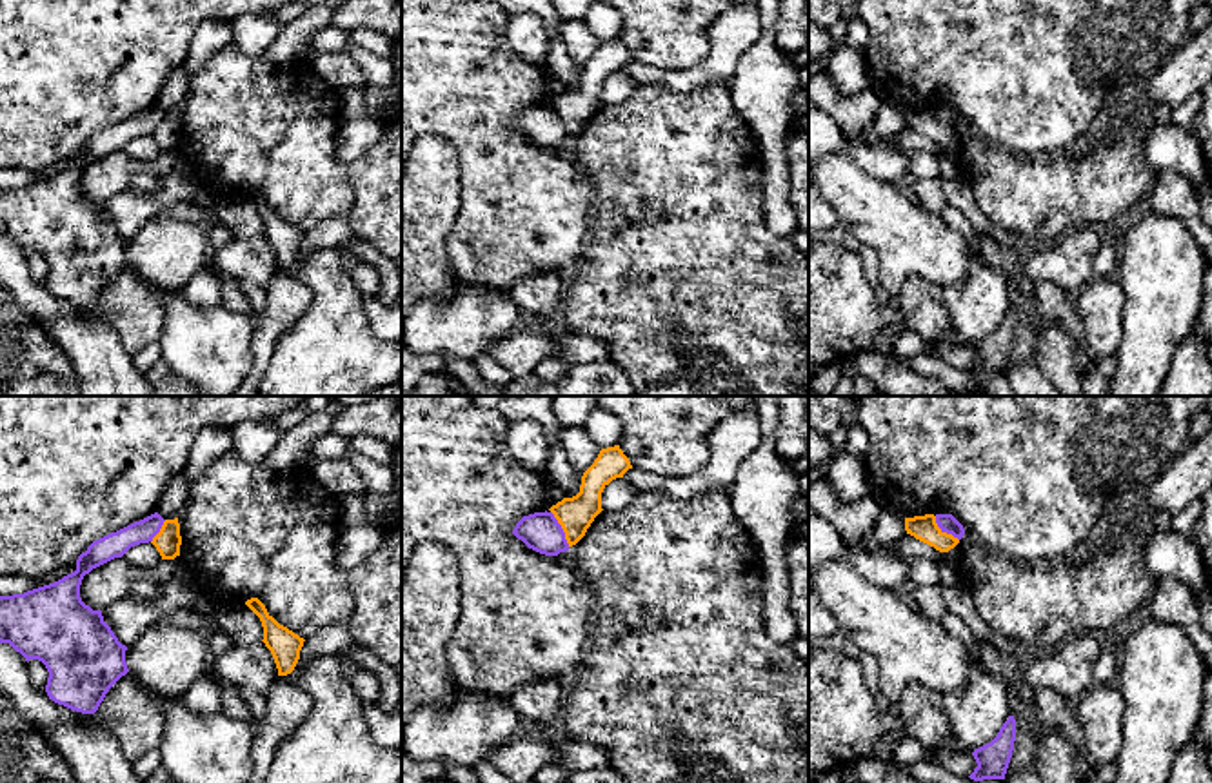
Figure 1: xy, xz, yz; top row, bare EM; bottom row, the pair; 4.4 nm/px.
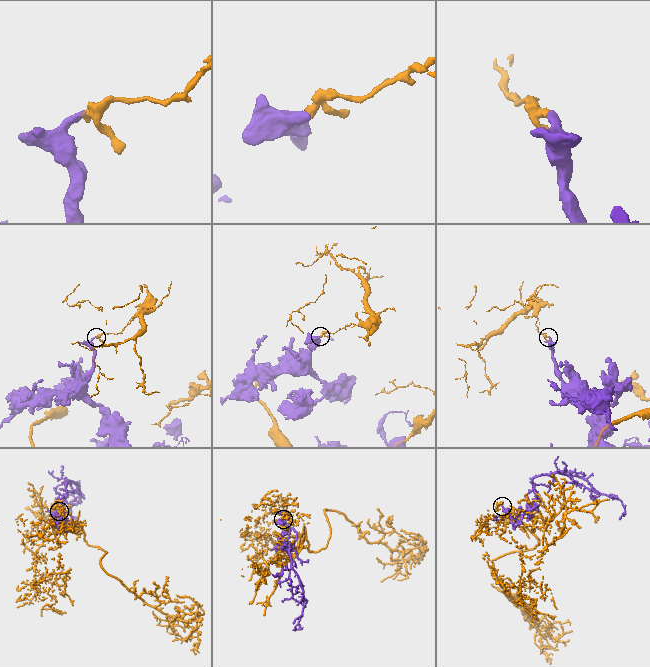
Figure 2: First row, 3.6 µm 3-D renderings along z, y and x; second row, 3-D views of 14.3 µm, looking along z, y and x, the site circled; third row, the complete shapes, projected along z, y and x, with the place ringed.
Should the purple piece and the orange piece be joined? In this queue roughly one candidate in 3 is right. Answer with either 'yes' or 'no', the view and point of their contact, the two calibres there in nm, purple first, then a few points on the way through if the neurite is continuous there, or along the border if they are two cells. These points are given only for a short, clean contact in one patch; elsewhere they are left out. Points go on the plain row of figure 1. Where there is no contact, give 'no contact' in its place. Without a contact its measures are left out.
no; contact xz (562, 122); calibres 170 and 160 nm; border xz (551, 104), (569, 138)

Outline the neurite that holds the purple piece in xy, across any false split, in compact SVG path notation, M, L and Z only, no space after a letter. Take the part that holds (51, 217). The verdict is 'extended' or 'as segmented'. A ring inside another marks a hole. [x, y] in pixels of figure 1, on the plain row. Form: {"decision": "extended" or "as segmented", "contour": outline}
{"decision": "as segmented", "contour": "M158 105L134 114L93 134L78 149L76 164L62 173L24 187L0 189L0 236L9 236L25 254L38 253L45 258L49 265L45 285L55 296L82 307L94 307L109 282L129 265L127 240L104 214L102 203L93 203L82 194L80 178L93 162L122 151L134 138L153 134L164 114Z"}

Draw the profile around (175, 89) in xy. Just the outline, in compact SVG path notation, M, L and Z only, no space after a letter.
M178 65L162 87L158 107L164 113L178 111L189 93L189 84L191 84L189 71L184 65Z

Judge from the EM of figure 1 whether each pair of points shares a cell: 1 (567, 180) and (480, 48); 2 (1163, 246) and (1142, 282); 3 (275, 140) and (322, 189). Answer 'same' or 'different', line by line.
1: same
2: same
3: same

